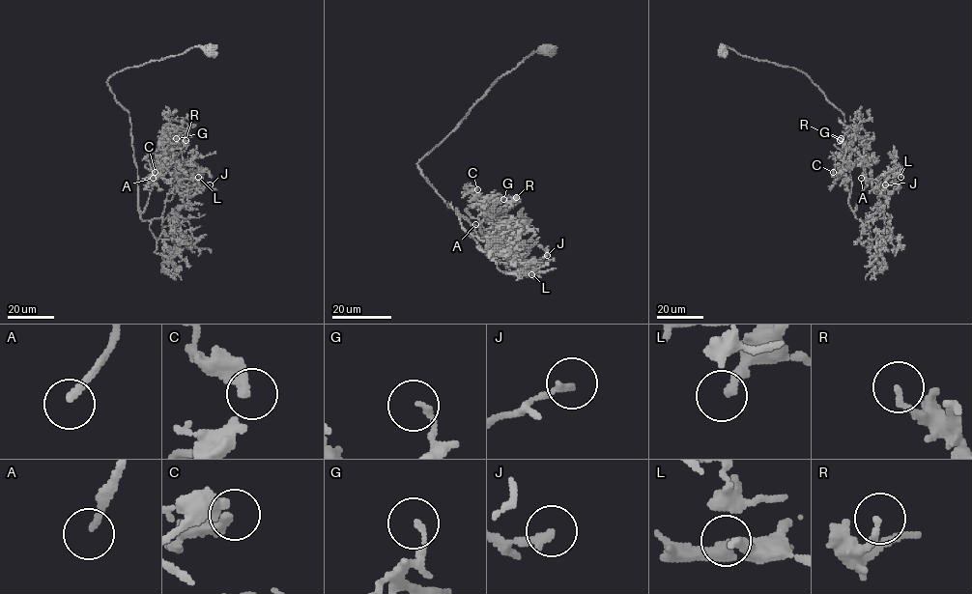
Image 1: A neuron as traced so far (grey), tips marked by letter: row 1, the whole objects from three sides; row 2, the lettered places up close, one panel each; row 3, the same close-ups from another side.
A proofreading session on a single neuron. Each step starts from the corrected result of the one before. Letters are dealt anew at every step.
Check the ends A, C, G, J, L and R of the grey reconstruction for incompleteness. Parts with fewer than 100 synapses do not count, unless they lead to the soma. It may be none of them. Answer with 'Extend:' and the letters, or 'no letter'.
Extend: A

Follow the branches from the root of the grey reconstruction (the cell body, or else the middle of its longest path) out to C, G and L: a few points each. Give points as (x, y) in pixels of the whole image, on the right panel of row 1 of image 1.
C: (721, 50), (796, 69), (843, 113), (854, 212), (871, 159), (833, 172)
G: (721, 50), (727, 46), (796, 69), (843, 113), (854, 212), (871, 159), (855, 155), (841, 138)
L: (721, 50), (727, 46), (796, 69), (843, 113), (849, 205), (857, 218), (882, 218), (901, 170), (900, 177)

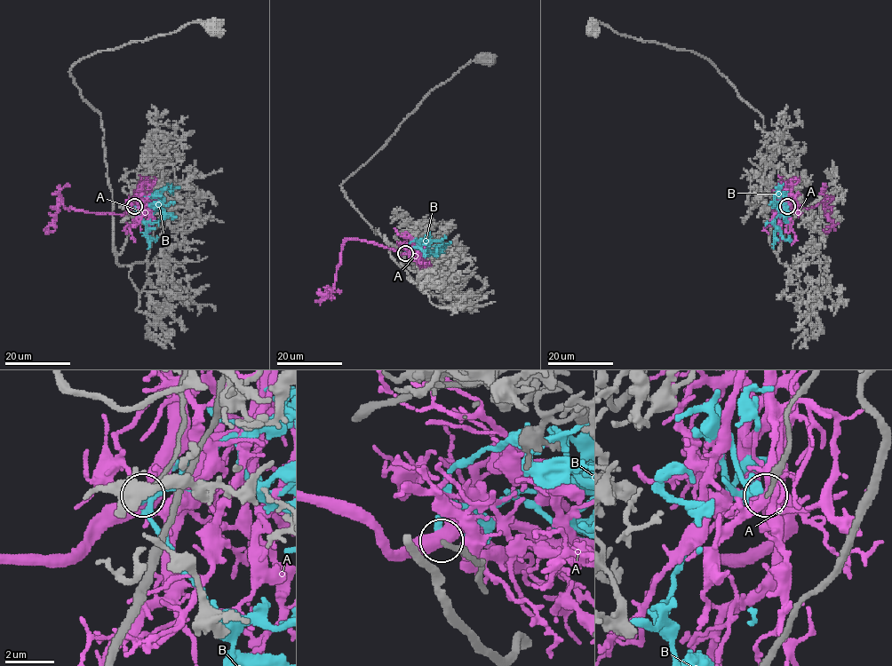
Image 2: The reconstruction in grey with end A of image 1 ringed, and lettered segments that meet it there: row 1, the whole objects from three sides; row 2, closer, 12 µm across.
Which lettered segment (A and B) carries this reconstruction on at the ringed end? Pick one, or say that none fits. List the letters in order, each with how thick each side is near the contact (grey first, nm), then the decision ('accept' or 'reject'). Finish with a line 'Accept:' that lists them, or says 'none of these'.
A: calibres 200 and 440 nm; reject
B: calibres 200 and 240 nm; accept
Accept: B

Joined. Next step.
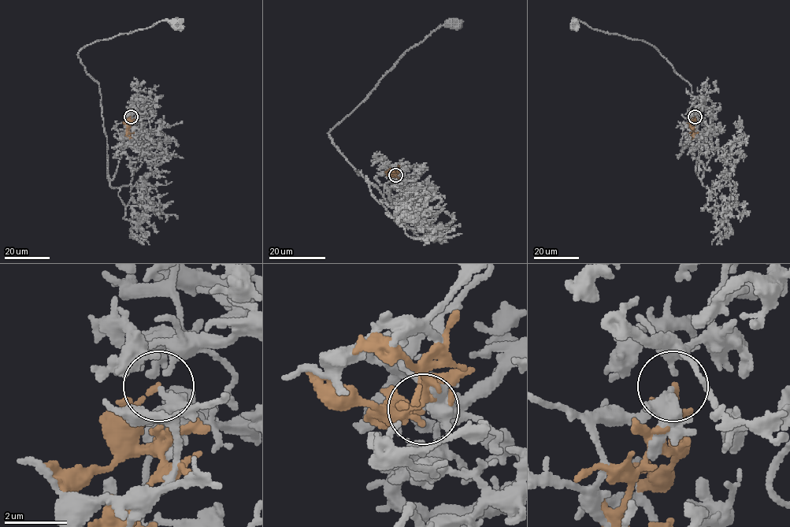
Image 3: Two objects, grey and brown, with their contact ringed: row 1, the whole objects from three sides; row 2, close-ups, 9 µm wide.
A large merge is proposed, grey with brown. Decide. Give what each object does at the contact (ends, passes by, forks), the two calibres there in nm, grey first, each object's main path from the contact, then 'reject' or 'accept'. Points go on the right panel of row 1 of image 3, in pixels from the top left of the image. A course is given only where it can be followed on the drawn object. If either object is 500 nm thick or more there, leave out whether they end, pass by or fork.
grey forks; brown ends; calibres 200 and 140 nm; course grey (695, 116), (717, 129), (718, 145), (701, 179), (691, 86), (652, 45), (577, 20), (573, 24); course brown (695, 116), (691, 126), (693, 131), (691, 139); reject

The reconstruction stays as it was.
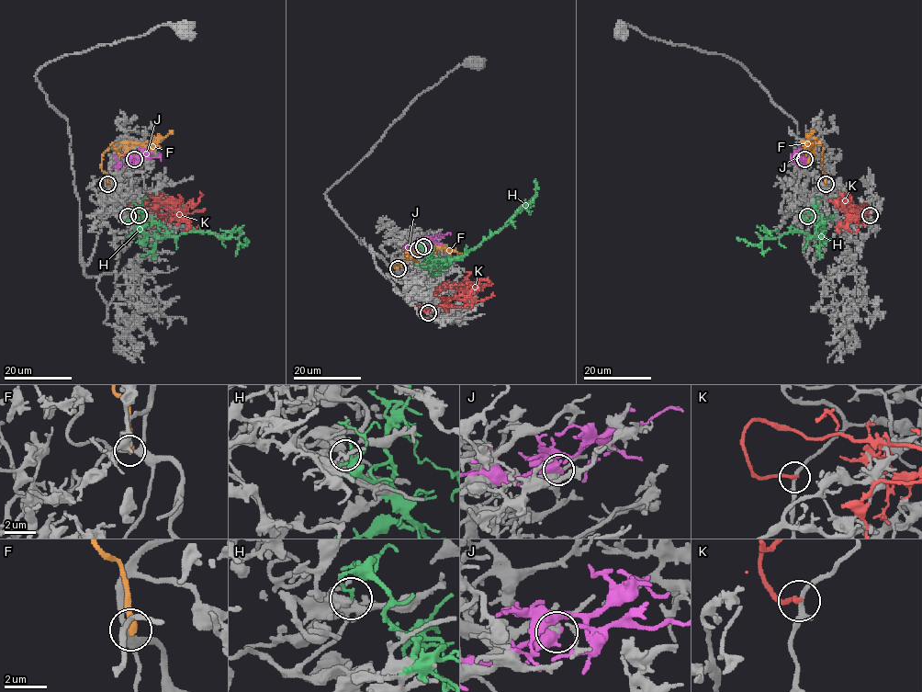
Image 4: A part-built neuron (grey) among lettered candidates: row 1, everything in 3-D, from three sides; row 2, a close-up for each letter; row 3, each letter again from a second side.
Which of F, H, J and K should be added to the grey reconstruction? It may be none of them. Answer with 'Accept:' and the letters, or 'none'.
Accept: none

